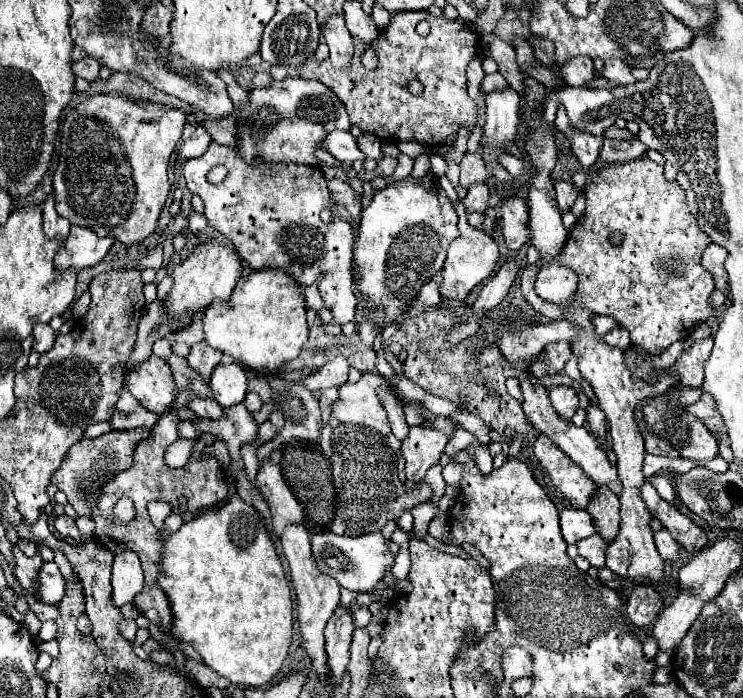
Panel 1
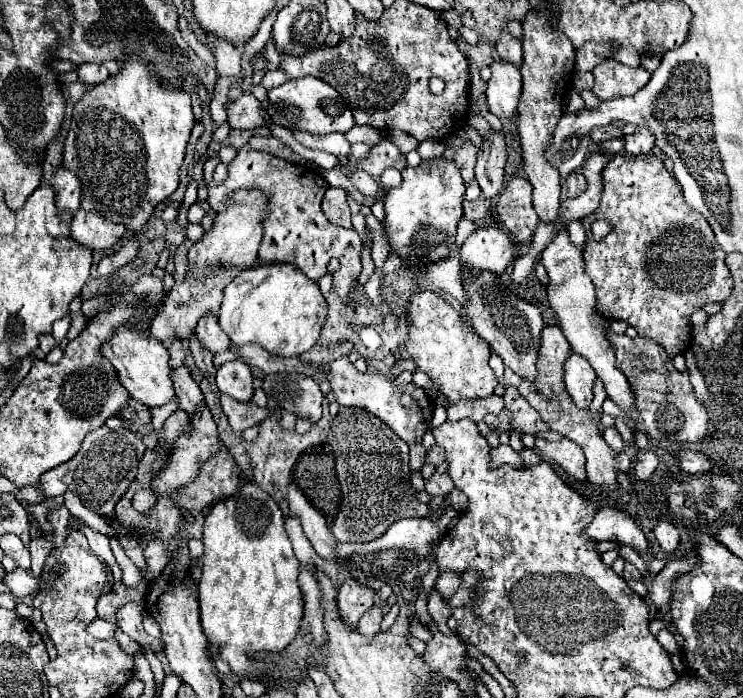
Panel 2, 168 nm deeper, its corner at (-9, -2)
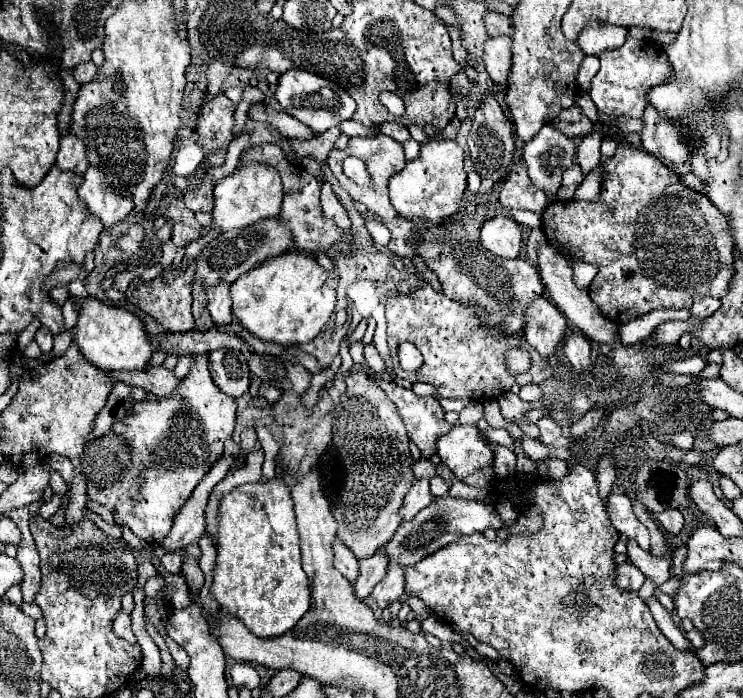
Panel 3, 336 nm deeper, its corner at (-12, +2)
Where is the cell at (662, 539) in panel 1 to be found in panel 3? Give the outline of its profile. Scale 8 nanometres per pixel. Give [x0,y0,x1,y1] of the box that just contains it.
[656,508,684,536]

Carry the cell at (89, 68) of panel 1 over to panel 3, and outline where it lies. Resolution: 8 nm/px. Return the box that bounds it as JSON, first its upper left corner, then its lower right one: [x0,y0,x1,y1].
[72,62,98,84]

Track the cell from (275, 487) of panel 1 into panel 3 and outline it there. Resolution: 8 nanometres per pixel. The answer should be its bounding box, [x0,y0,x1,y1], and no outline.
[334,540,358,584]

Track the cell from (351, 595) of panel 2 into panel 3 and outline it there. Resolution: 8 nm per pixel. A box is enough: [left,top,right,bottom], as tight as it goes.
[354,550,388,600]

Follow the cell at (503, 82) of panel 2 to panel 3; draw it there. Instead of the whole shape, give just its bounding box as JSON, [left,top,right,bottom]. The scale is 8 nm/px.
[482,36,512,86]

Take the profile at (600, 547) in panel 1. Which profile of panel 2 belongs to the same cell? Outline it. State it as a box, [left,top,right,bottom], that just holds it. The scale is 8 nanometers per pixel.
[619,544,649,576]

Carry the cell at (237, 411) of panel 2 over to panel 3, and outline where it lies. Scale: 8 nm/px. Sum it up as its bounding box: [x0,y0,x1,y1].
[240,428,262,452]

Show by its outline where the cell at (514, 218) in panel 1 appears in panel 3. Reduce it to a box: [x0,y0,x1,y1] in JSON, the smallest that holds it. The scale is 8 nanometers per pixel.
[500,160,548,214]

